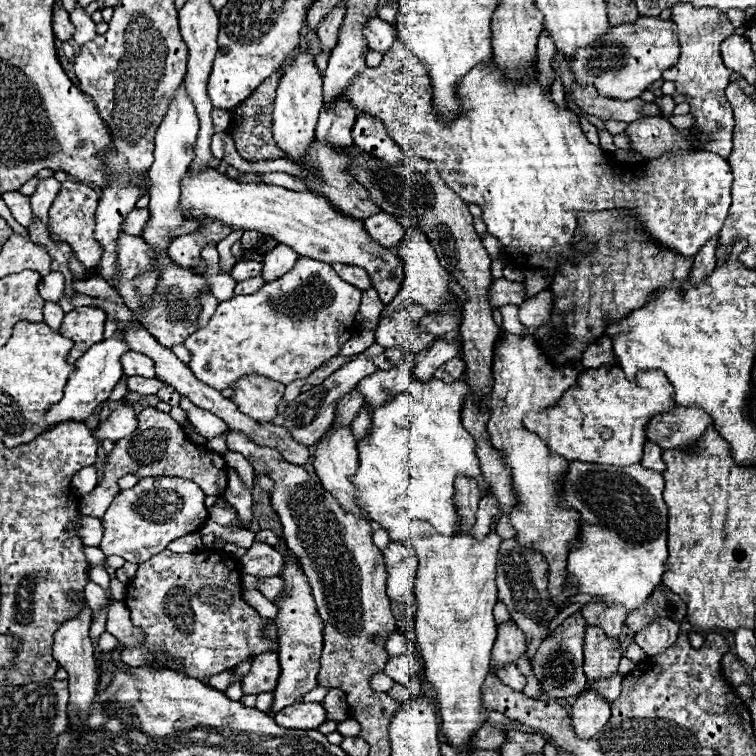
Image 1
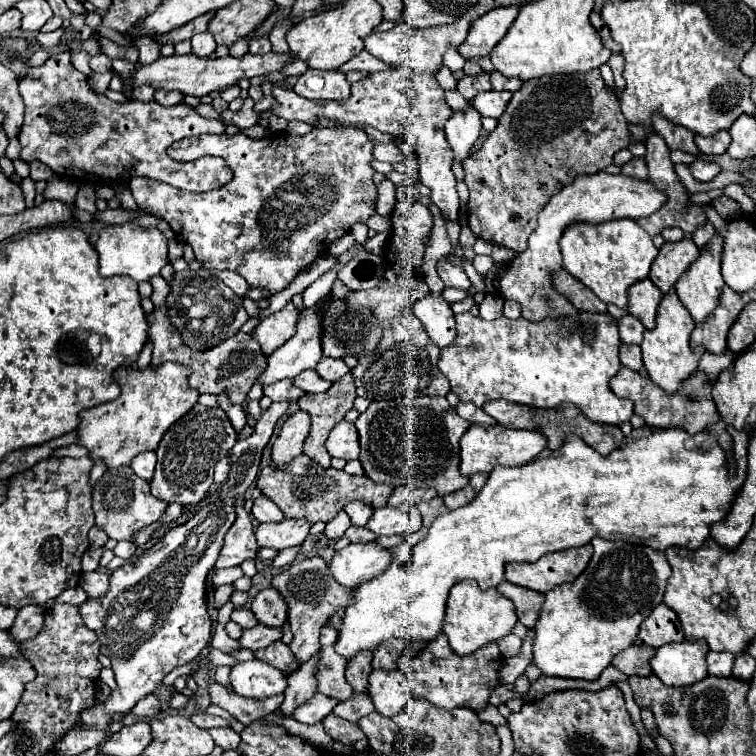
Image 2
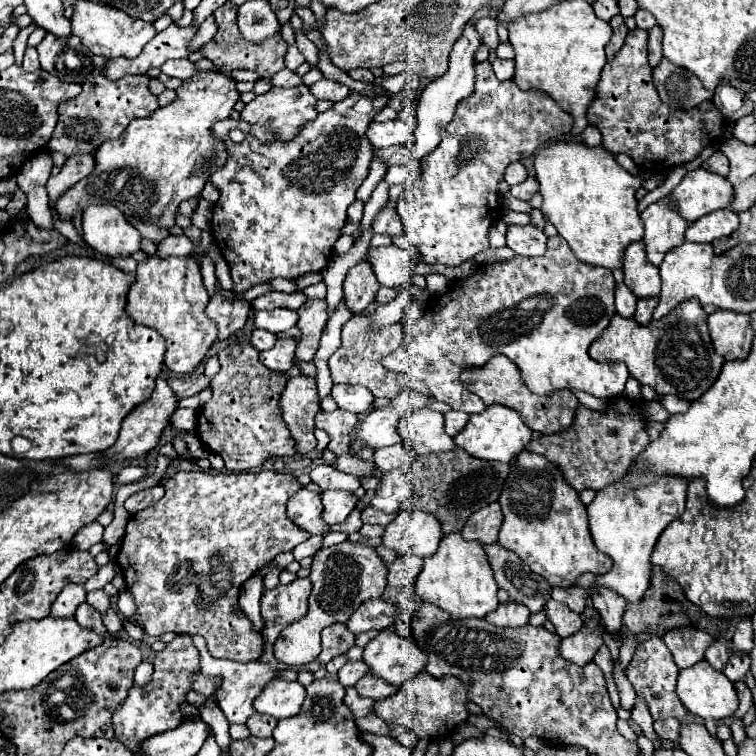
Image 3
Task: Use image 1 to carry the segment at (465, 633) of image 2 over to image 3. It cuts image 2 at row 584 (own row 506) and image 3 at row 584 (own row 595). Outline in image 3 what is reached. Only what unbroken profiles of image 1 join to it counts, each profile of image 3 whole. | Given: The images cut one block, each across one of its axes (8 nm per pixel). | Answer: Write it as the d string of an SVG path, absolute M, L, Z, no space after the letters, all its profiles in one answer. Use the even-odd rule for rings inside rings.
M458 532L444 536L440 548L430 558L424 558L422 572L416 580L416 594L454 618L484 618L488 612L498 608L496 592L498 586L482 544L468 542Z

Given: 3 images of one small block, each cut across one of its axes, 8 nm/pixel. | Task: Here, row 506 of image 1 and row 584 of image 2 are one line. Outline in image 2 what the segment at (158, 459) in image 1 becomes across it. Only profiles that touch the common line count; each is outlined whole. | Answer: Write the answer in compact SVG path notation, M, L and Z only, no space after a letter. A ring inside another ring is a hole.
M99 571L84 572L81 575L80 586L86 590L88 598L100 598L108 590L109 576Z

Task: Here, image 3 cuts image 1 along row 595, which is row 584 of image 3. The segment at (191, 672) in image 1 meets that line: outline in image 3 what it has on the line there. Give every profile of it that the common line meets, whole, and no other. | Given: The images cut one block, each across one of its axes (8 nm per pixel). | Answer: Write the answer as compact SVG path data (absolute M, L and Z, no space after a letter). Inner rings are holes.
M180 470L164 482L164 488L166 494L156 504L130 516L116 556L118 568L138 608L138 626L150 636L160 636L164 632L200 634L206 638L214 658L232 658L238 662L258 660L264 644L262 634L254 632L252 622L246 616L236 616L232 608L238 604L242 582L268 564L276 554L288 552L310 538L310 532L302 530L286 516L286 502L302 488L302 484L292 474L274 470L236 474Z

